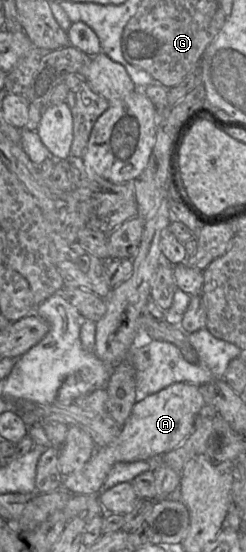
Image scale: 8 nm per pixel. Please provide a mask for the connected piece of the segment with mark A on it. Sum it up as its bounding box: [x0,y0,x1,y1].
[62,382,203,494]

